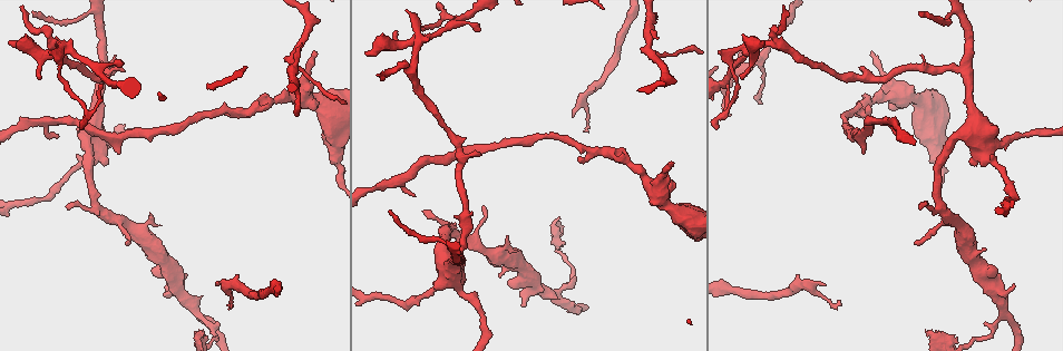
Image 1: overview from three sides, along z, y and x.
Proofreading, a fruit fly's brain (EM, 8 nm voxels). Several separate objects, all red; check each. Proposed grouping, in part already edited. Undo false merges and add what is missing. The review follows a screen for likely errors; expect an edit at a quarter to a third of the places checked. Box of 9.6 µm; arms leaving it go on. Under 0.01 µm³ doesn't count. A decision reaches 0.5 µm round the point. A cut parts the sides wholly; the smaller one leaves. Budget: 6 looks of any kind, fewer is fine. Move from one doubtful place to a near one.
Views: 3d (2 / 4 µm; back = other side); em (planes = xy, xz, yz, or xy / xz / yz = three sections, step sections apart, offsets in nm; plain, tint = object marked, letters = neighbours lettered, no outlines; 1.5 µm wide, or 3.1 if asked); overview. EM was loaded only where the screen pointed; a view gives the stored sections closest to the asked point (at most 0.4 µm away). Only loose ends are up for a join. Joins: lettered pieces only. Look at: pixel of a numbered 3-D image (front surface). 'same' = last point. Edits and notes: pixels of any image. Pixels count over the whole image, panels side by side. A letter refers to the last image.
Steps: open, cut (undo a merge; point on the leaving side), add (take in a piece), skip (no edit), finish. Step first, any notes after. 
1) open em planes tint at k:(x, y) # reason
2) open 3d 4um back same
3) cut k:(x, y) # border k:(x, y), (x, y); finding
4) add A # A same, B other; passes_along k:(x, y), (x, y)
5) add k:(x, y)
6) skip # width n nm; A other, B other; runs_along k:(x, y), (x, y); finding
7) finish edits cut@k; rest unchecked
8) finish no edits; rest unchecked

open 3d 4um at 1:(871, 53) # an open end

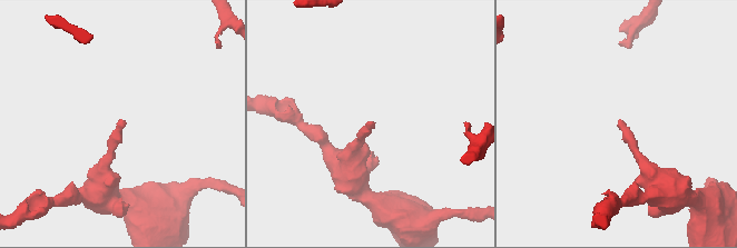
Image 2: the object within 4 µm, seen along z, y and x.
open em xz step 8 letters at 2:(120, 120)

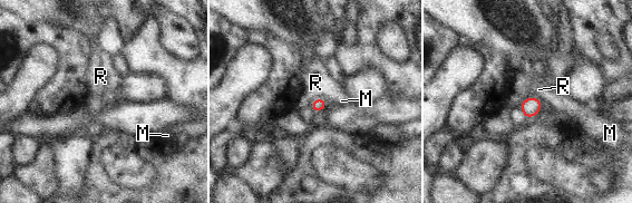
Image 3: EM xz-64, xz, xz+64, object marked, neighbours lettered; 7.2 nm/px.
skip # M other, R other; border 3:(328, 103), (317, 98), (309, 106); no lettered piece goes on from it

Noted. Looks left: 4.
open 3d 2um at 1:(648, 46) # a fork

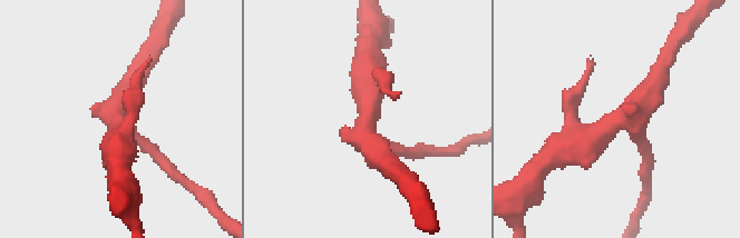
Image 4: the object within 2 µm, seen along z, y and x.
open em planes letters at 4:(118, 119) # shape alone is not enough

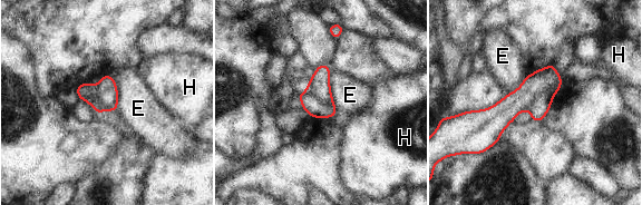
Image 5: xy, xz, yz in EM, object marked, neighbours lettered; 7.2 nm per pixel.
cut 5:(542, 104) # E other, H other; border 5:(552, 96), (540, 94), (527, 109); two neurons meet here

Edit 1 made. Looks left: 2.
open em planes tint at 1:(420, 41) # four-way junction

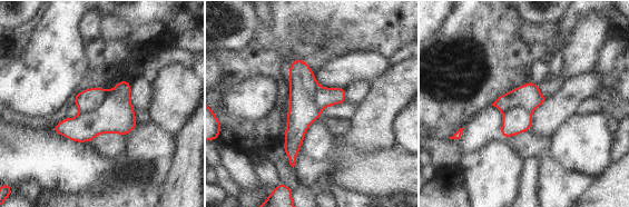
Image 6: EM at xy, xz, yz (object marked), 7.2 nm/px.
open em planes letters same # see the neighbours

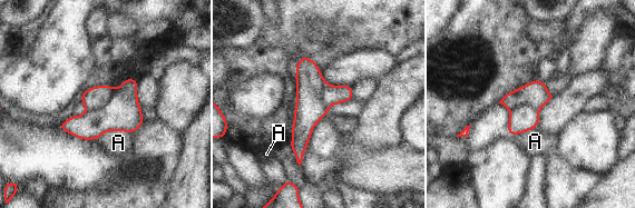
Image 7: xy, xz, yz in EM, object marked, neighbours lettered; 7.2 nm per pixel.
cut 7:(121, 112) # width 240 nm; A other; border 7:(114, 89), (103, 106), (87, 111); a second neuron is stuck on

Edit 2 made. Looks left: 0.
finish edits cut@5, cut@7; rest unchecked

